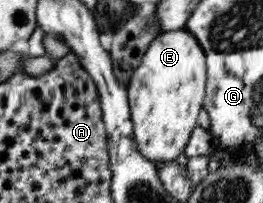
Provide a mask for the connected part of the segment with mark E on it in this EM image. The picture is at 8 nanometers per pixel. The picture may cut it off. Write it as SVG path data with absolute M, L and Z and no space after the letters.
M184 27L178 30L162 31L146 49L138 68L130 82L126 84L130 114L134 123L134 139L138 141L138 151L156 164L158 161L175 161L189 141L190 133L198 126L197 118L203 109L207 84L206 53L194 33Z

